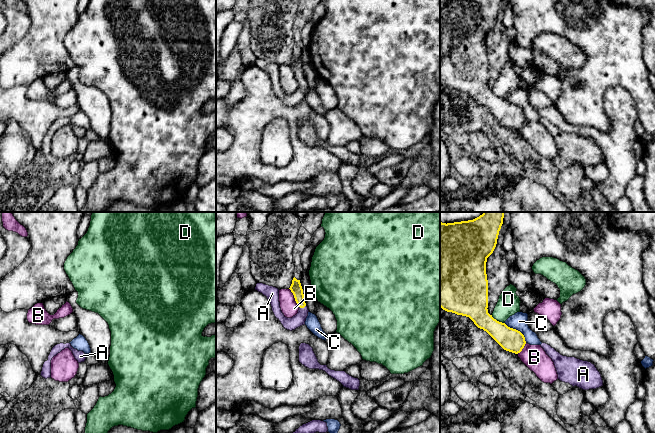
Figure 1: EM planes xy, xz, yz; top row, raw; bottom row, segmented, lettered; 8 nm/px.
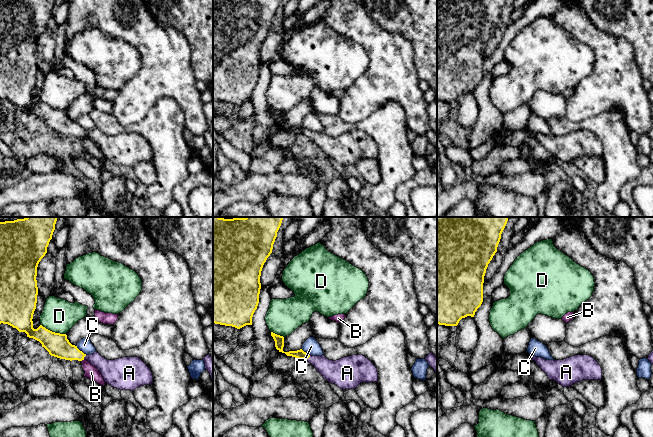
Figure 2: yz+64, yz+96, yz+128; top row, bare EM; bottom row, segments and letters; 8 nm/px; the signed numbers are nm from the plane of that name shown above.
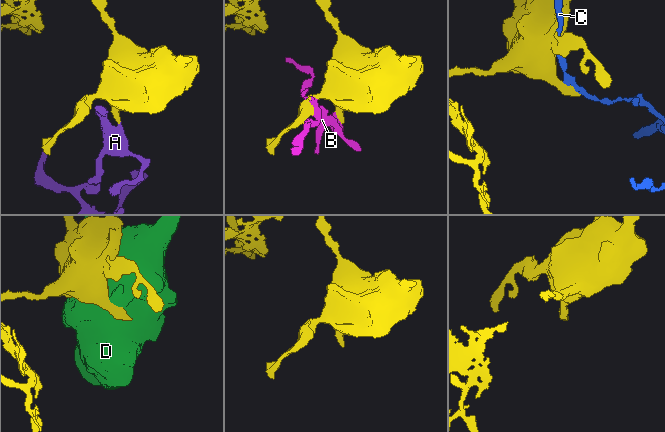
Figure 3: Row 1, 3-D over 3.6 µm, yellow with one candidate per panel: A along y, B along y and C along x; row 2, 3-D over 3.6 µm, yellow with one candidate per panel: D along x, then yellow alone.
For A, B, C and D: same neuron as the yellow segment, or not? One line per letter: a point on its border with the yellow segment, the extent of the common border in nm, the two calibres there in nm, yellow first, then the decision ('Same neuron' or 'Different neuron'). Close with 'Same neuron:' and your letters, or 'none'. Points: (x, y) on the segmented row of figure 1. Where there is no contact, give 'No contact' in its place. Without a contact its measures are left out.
A: Touches yellow at xz (302, 307). Shared border 60 nm. Thickness 90 nm (yellow) against 100 nm. Same neuron
B: Touches yellow at xz (294, 297). Shared border 180 nm. Thickness 90 nm (yellow) against 140 nm. Different neuron
C: Touches yellow at yz (517, 330). Shared border 240 nm. Thickness 190 nm (yellow) against 140 nm. Different neuron
D: Touches yellow at yz (496, 320). Shared border 120 nm. Thickness 260 nm (yellow) against 180 nm. Different neuron
Same neuron: A

